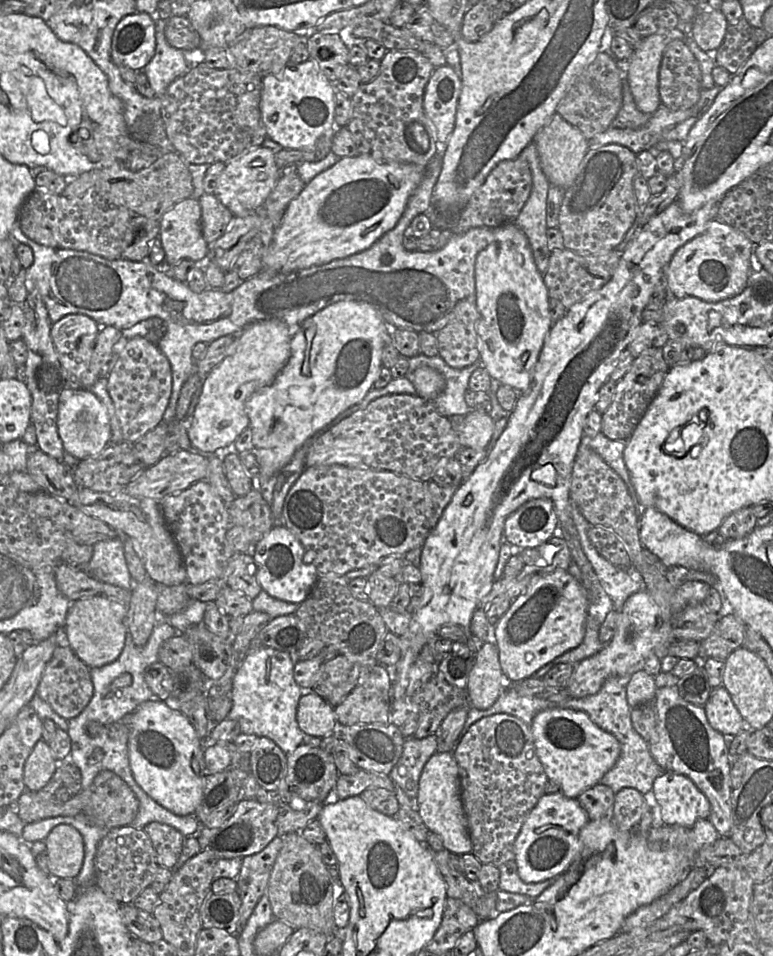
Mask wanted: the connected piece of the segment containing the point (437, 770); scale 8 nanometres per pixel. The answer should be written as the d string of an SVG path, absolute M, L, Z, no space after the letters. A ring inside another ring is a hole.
M436 752L425 764L419 779L416 810L427 828L441 837L443 847L450 853L472 852L468 821L460 795L460 776L453 752Z

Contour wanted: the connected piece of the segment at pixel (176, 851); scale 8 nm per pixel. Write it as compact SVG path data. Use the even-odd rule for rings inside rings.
M151 822L143 830L151 839L158 866L173 868L181 855L185 836L174 827L159 822Z

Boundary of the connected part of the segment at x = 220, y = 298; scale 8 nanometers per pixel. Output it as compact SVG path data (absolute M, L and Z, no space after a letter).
M435 154L429 161L424 177L407 201L405 210L394 228L380 237L368 249L336 259L327 264L292 272L262 270L255 276L243 280L230 292L207 288L201 293L193 292L186 284L172 278L166 267L155 267L142 261L126 259L109 260L101 256L74 249L53 248L35 242L21 230L19 222L14 223L11 238L15 244L24 243L33 250L34 260L25 271L25 279L30 287L36 287L53 323L68 314L84 314L94 319L98 325L115 326L122 331L133 327L140 321L160 317L167 326L157 347L167 357L172 370L172 392L161 421L176 420L176 405L183 383L196 372L192 348L198 342L207 344L226 336L237 335L253 322L278 320L290 328L298 327L305 319L333 303L345 300L363 301L371 304L392 330L405 329L416 333L435 334L448 322L449 315L461 300L475 301L475 264L477 255L495 239L495 228L477 227L460 235L450 236L447 244L435 252L407 251L403 248L404 232L411 221L423 214L432 204L432 194L442 168L442 155Z

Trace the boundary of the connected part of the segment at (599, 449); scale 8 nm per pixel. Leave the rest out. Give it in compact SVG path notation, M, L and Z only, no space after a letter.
M600 432L593 438L584 436L581 443L589 446L599 454L625 482L639 517L638 523L640 527L640 519L645 507L638 500L636 490L631 482L628 469L624 462L623 453L626 441L611 440Z

